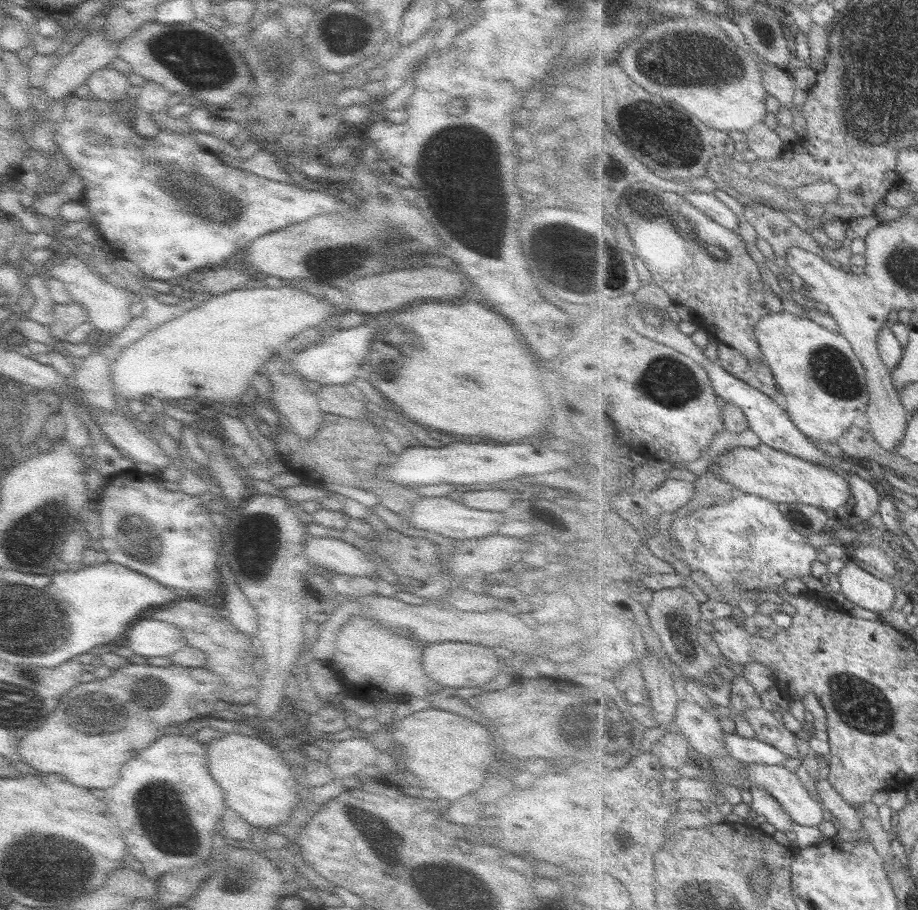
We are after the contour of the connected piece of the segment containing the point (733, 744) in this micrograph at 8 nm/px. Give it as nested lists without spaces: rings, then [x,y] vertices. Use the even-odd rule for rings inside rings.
[[[725,732],[728,752],[746,765],[784,765],[789,758],[782,750],[757,738],[746,738],[735,733]]]

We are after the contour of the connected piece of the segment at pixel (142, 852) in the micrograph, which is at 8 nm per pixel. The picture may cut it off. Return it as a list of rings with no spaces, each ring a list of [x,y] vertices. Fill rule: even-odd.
[[[168,735],[161,736],[154,744],[150,744],[150,748],[146,748],[144,752],[140,752],[134,760],[126,762],[122,766],[122,780],[114,786],[114,788],[108,788],[106,790],[106,802],[108,802],[108,808],[110,812],[118,818],[118,824],[122,828],[122,833],[126,838],[127,847],[129,848],[128,854],[130,859],[135,859],[143,864],[142,870],[145,875],[155,881],[160,875],[165,875],[166,872],[172,871],[180,867],[192,868],[197,864],[203,863],[209,859],[211,852],[213,851],[213,840],[217,833],[216,828],[221,822],[223,817],[224,808],[226,808],[226,802],[224,802],[223,788],[212,778],[210,770],[208,770],[208,764],[206,764],[206,743],[200,742],[194,735]]]

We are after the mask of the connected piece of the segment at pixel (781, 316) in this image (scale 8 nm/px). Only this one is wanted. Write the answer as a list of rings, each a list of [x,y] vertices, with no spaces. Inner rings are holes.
[[[779,312],[765,316],[757,324],[760,348],[764,354],[763,362],[771,367],[781,393],[786,396],[787,412],[792,420],[813,439],[838,444],[838,438],[854,426],[856,418],[867,414],[871,396],[869,377],[865,364],[857,356],[850,340],[839,331],[828,330],[818,322],[802,318],[790,312]]]

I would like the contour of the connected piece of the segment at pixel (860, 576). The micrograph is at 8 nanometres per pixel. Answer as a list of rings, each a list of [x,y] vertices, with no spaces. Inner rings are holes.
[[[848,558],[845,567],[840,571],[841,592],[851,602],[874,612],[890,612],[899,586],[897,581],[886,582],[867,572]],[[888,610],[888,611],[887,611]]]

